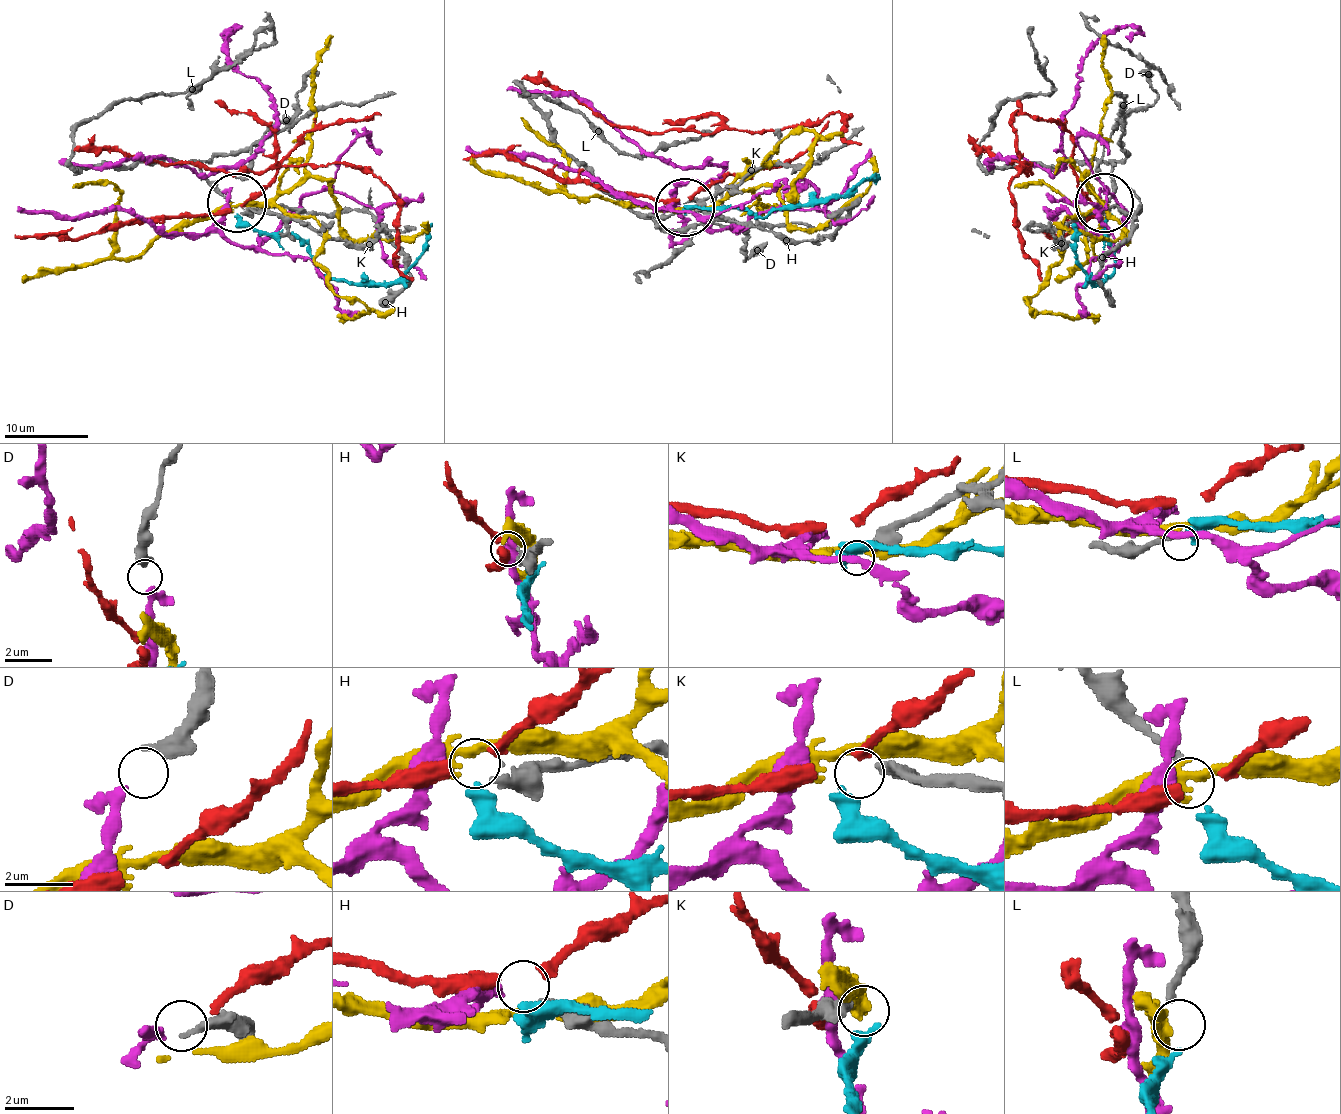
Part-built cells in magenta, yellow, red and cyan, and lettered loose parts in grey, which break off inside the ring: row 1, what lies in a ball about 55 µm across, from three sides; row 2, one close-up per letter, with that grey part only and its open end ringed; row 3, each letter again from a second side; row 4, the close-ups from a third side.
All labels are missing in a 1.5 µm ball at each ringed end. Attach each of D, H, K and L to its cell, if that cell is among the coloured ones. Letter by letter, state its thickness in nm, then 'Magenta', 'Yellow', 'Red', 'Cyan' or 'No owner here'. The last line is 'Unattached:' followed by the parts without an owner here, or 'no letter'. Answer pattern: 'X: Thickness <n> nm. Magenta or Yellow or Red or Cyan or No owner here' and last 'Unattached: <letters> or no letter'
D: Thickness 240 nm. Magenta
H: Thickness 240 nm. Red
K: Thickness 440 nm. No owner here
L: Thickness 240 nm. Cyan
Unattached: K

